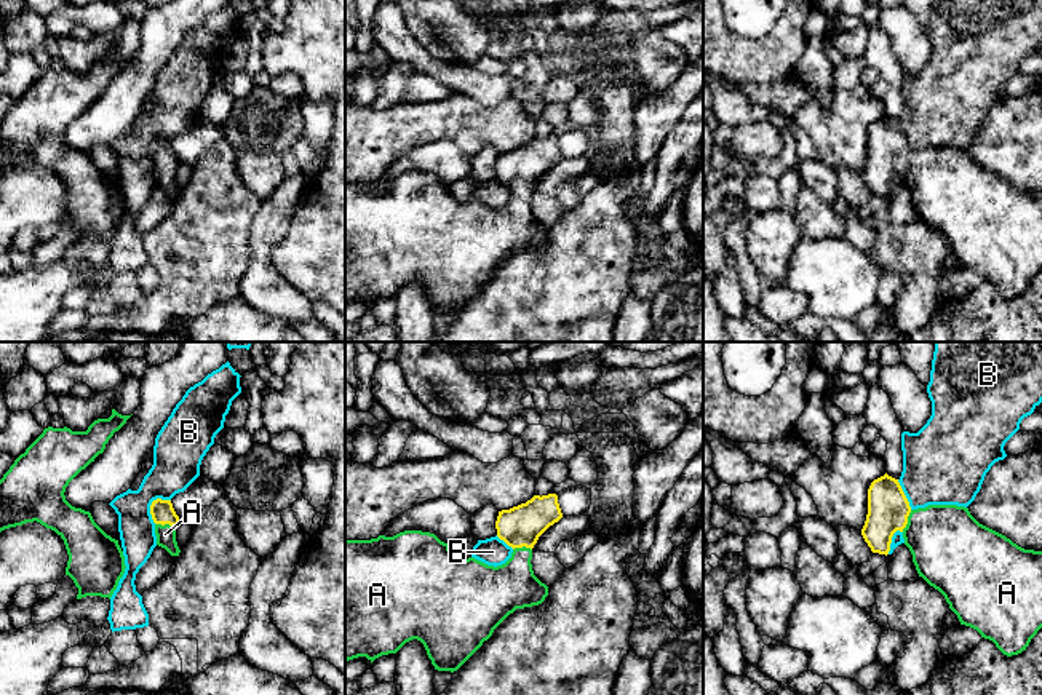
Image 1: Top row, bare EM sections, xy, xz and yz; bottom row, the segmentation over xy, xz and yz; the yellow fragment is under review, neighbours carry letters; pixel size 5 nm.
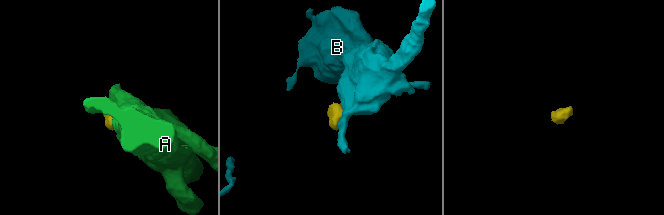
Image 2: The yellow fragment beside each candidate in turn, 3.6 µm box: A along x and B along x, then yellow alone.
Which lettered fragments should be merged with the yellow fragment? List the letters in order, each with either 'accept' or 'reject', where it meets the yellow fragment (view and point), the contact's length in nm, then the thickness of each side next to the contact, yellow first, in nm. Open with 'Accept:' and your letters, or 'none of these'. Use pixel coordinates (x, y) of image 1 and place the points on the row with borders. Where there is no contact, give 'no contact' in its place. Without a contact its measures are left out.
Accept: A
A: accept | yz (906, 521) | 120 nm | 200/380 nm
B: reject | xy (152, 504) | 150 nm | 120/240 nm

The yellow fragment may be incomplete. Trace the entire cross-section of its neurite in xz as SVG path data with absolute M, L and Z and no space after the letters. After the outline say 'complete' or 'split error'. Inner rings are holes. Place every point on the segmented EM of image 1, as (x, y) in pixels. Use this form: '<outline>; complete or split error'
M556 494L534 495L526 503L499 511L497 537L513 553L497 567L475 558L455 559L447 543L422 530L345 540L345 661L366 657L372 663L417 639L435 669L457 671L510 614L545 601L548 586L534 575L532 548L561 518Z; split error

